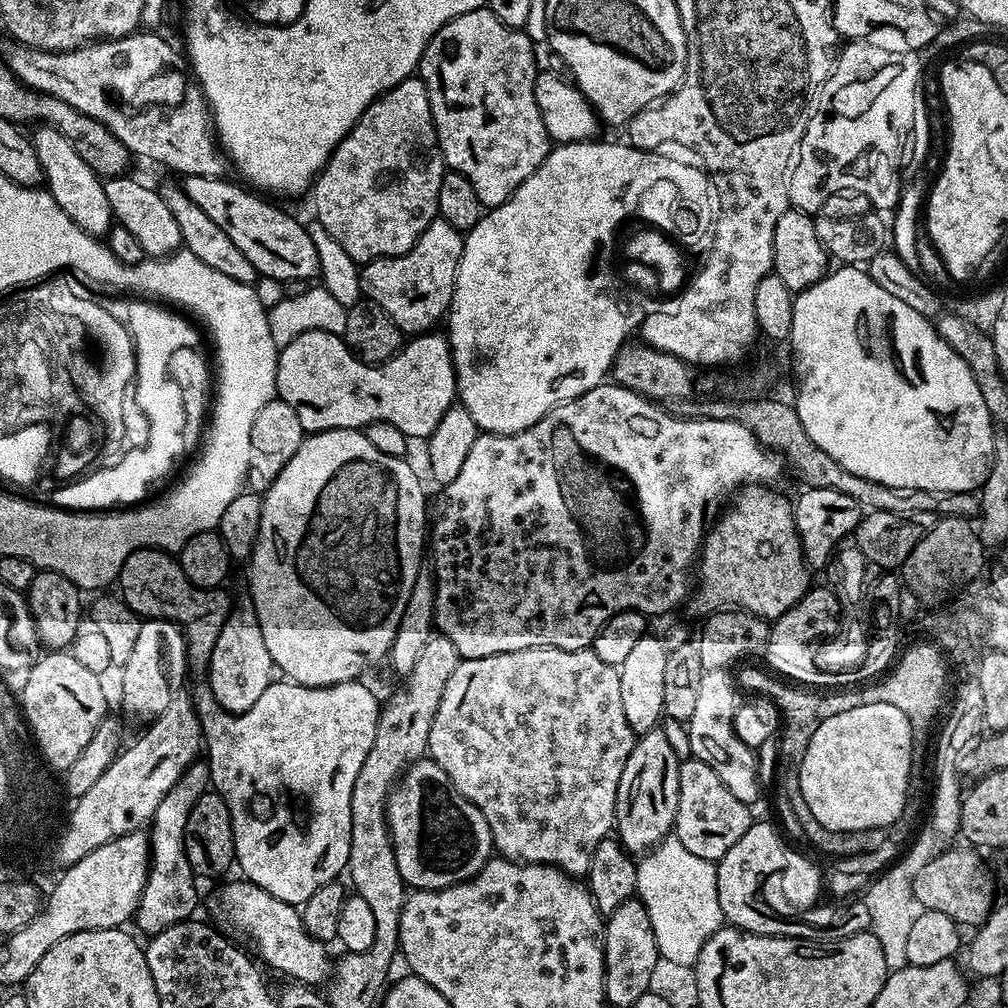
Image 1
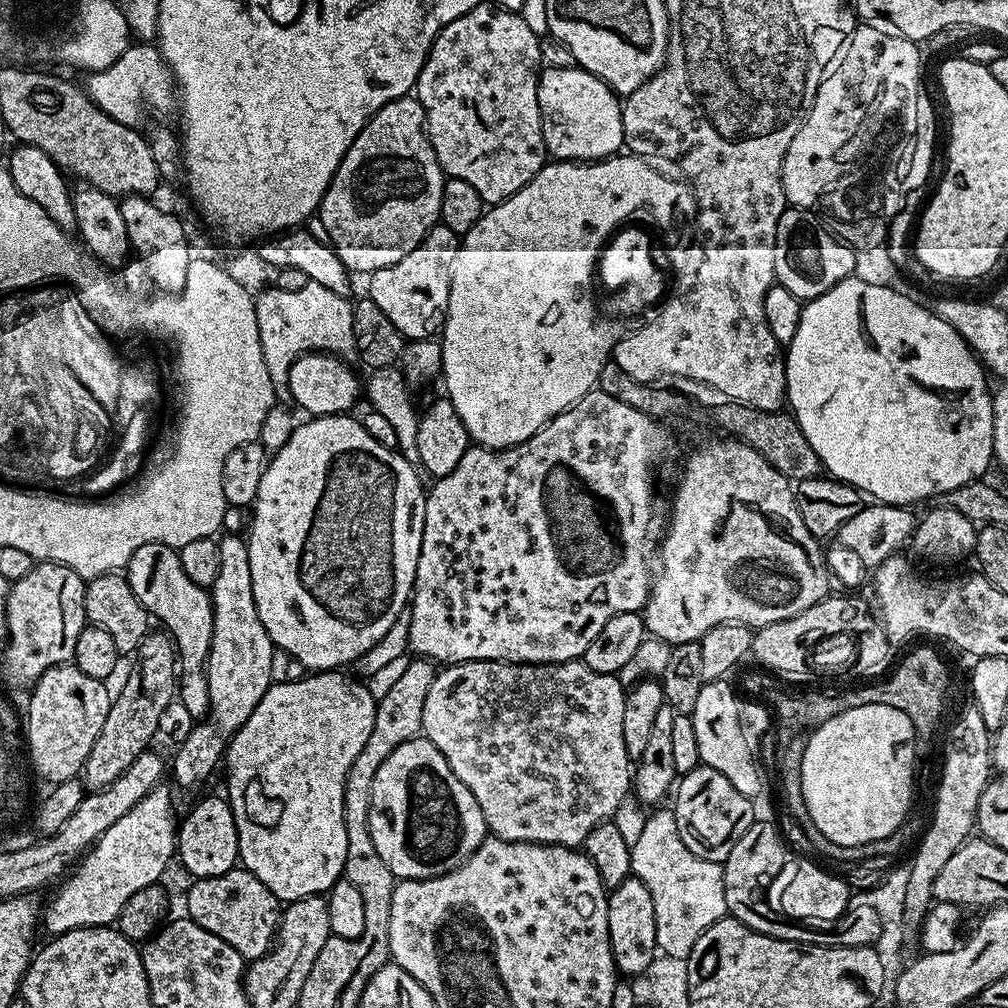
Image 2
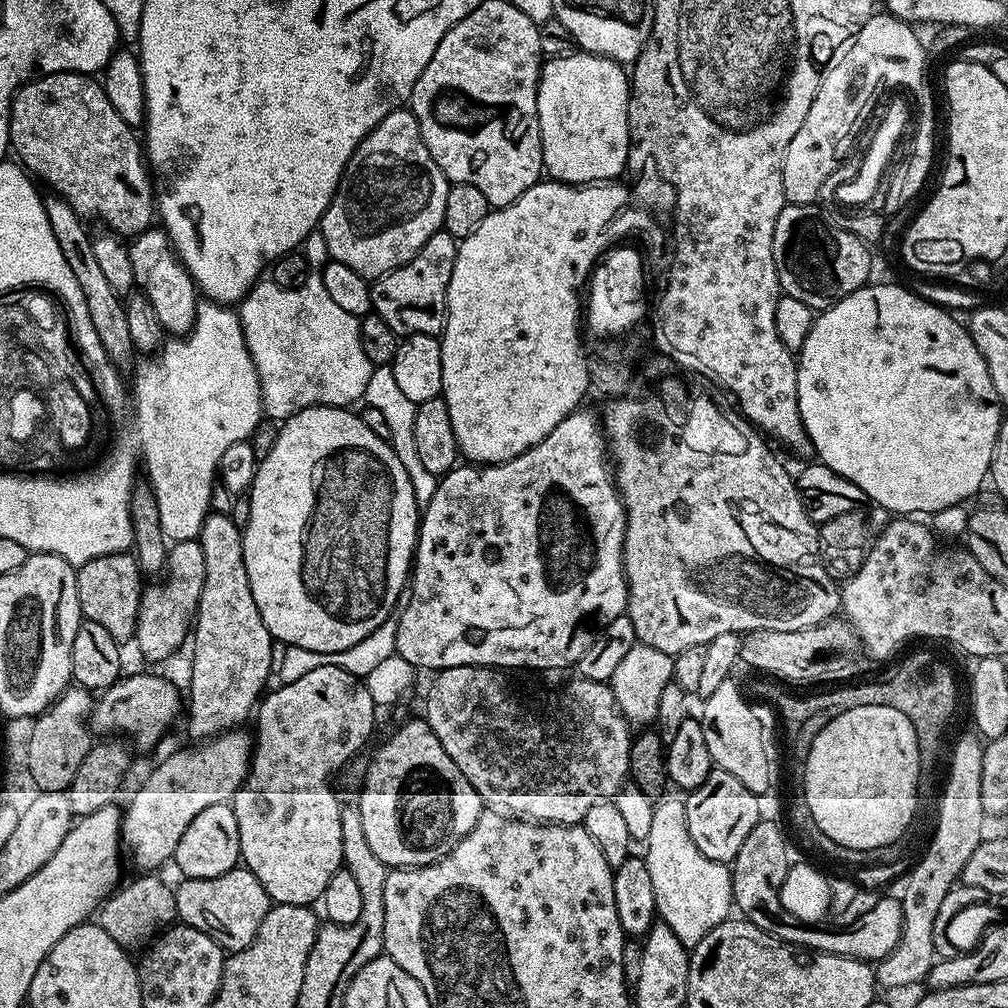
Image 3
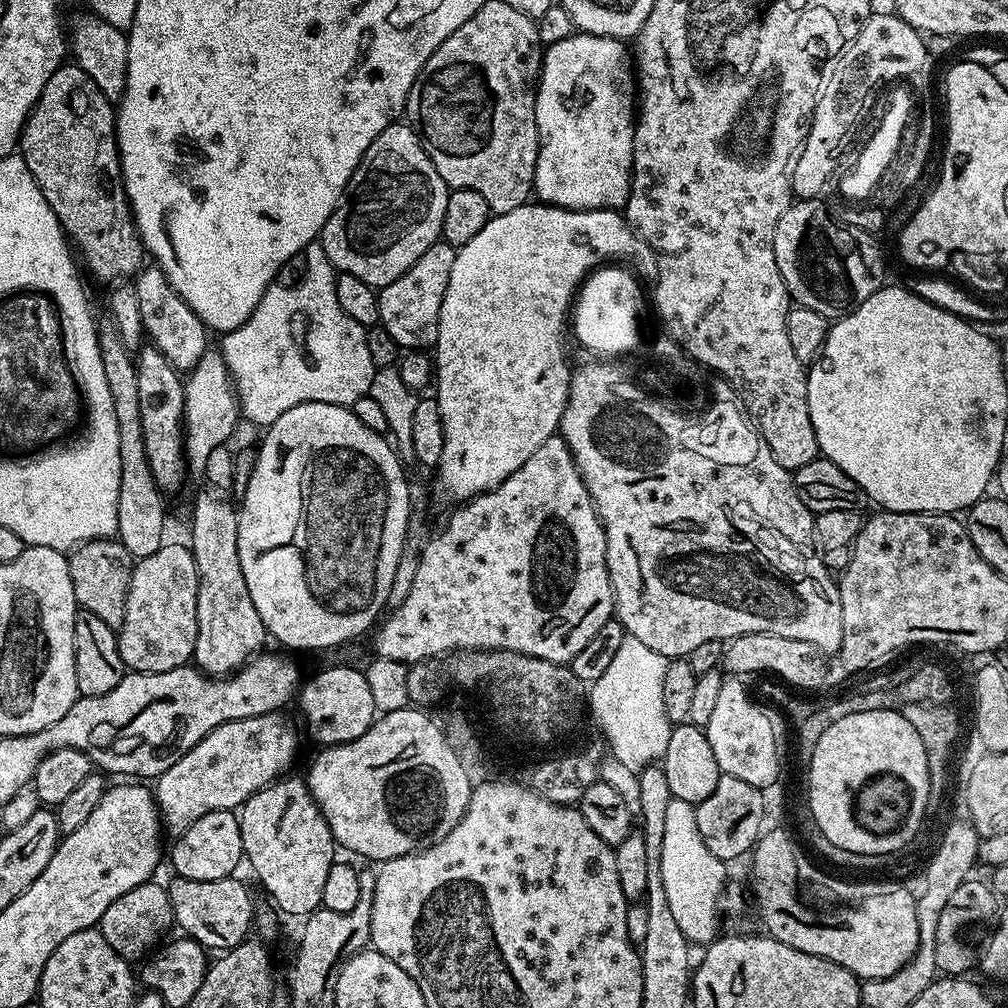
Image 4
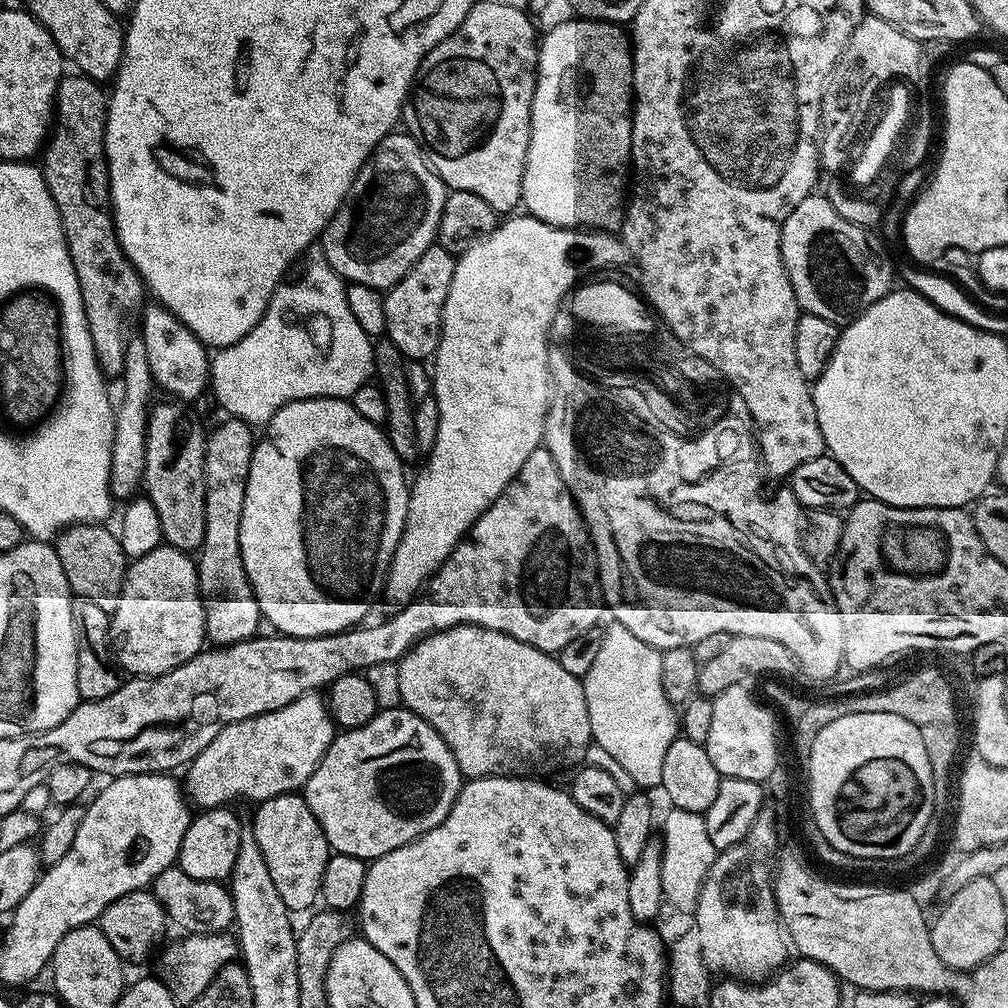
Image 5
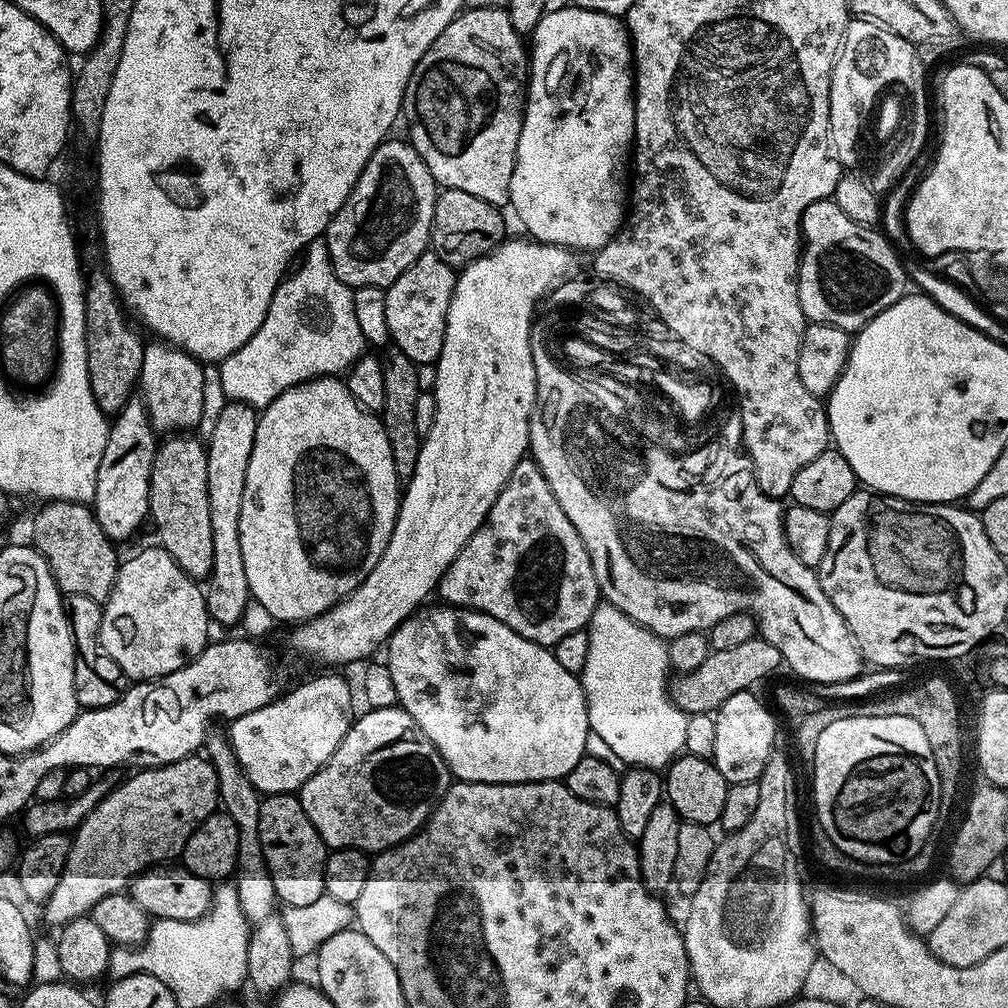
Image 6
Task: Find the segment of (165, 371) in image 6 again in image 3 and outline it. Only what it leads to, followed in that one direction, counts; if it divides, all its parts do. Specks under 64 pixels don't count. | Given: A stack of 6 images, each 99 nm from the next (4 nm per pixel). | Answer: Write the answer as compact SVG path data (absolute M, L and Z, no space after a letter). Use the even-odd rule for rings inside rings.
M160 228L148 229L129 243L128 253L135 287L150 300L165 333L172 336L188 334L196 322L198 289L177 256L167 232Z

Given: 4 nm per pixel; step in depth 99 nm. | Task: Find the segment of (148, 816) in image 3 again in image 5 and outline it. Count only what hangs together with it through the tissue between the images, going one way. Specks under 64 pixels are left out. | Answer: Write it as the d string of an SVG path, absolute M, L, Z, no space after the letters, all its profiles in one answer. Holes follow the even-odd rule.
M319 691L307 692L278 710L218 730L214 742L187 765L182 787L189 801L200 810L228 806L233 803L231 800L259 802L299 793L337 732L325 697Z

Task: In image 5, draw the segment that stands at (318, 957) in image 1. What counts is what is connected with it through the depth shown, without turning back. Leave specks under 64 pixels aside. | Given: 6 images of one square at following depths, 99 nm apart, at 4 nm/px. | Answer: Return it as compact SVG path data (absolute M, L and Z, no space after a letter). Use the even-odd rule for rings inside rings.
M173 866L162 870L162 874L152 880L150 891L164 908L167 919L173 925L176 923L178 927L185 928L185 933L193 936L215 936L227 933L233 927L236 915L232 894L221 881L190 878L190 874Z

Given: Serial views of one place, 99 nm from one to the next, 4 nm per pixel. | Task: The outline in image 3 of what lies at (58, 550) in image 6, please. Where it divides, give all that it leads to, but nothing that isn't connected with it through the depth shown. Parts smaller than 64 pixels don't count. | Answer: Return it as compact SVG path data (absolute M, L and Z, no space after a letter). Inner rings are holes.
M131 551L106 554L76 568L76 585L80 615L90 622L98 622L117 642L131 641L136 635L138 606L142 591L140 564Z

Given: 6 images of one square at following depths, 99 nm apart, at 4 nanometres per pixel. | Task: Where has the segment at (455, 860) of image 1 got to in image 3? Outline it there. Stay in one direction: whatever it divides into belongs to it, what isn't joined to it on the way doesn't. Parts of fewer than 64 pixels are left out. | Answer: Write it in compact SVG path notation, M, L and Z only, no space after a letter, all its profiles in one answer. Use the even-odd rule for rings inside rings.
M423 718L406 721L367 761L358 799L362 834L389 869L436 863L474 830L482 811L478 790L466 782Z

